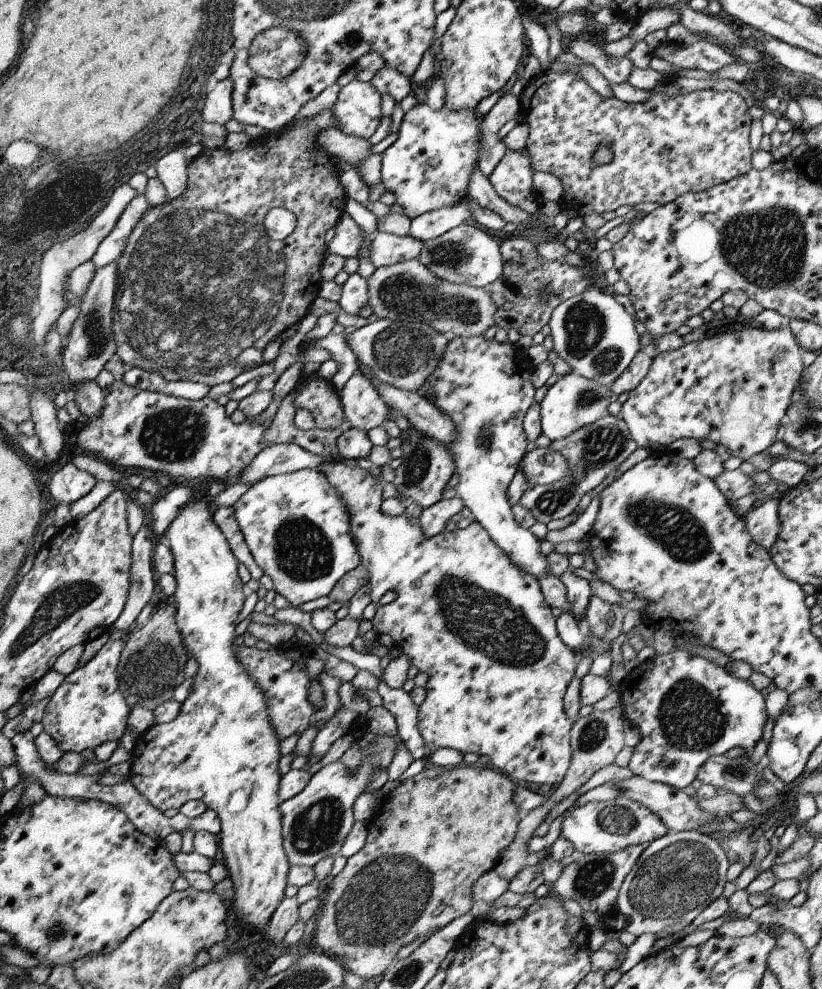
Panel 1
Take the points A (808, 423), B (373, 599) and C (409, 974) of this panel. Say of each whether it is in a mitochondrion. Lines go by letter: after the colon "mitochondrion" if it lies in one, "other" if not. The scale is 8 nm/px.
A: mitochondrion
B: other
C: mitochondrion

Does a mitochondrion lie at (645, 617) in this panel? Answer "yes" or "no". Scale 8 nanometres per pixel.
no

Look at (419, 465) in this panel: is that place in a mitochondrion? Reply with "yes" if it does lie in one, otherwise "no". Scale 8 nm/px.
yes

